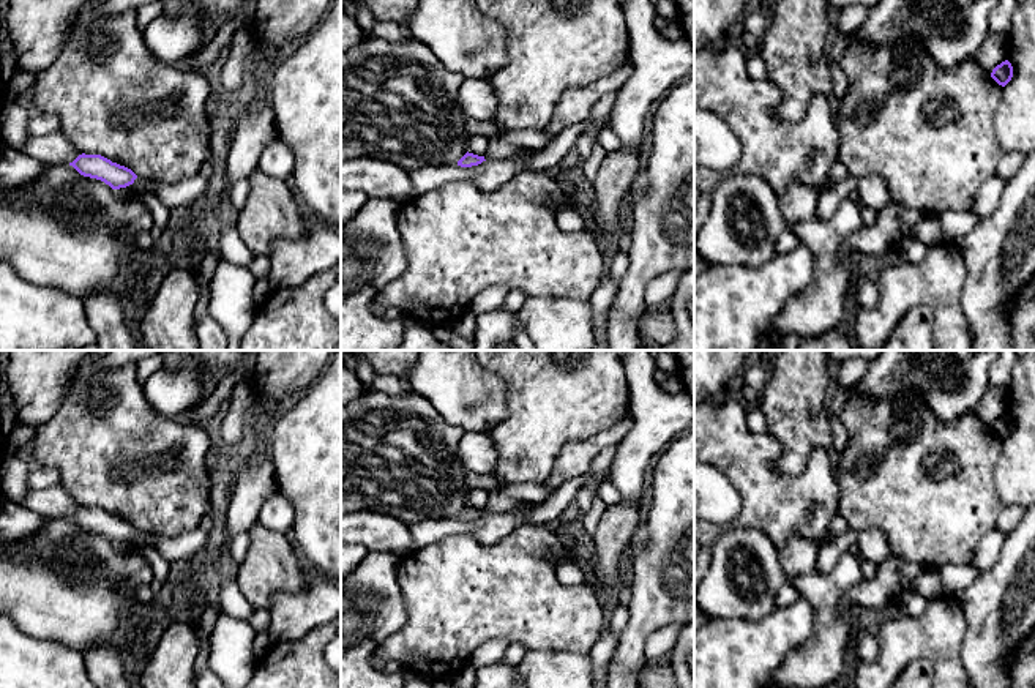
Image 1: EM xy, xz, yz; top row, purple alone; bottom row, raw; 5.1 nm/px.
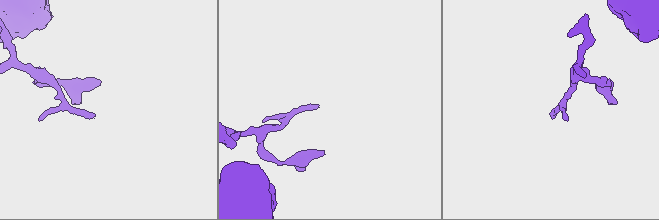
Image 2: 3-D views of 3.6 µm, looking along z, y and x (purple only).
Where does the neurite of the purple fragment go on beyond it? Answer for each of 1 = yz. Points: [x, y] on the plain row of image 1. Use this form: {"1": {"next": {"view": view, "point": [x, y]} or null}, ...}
{"1": {"next": null}}

